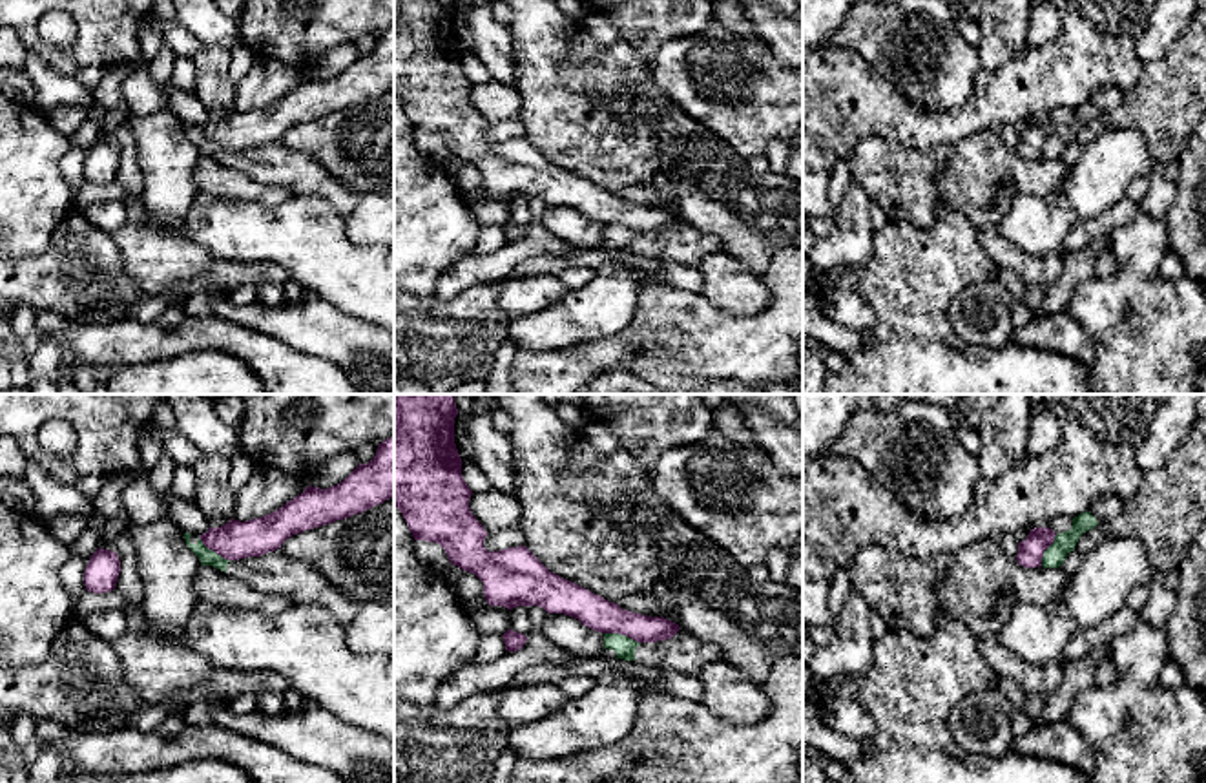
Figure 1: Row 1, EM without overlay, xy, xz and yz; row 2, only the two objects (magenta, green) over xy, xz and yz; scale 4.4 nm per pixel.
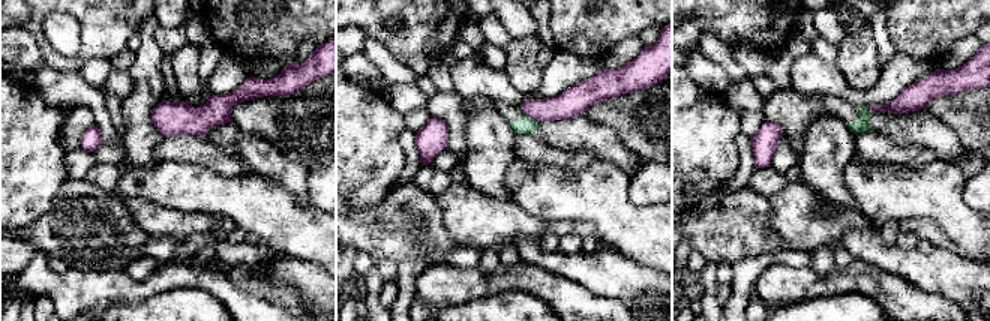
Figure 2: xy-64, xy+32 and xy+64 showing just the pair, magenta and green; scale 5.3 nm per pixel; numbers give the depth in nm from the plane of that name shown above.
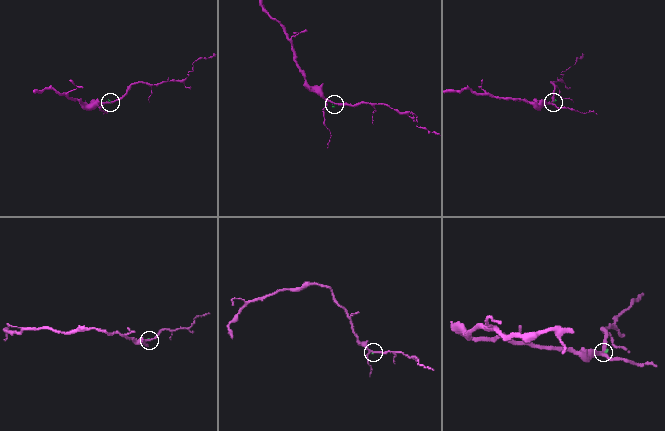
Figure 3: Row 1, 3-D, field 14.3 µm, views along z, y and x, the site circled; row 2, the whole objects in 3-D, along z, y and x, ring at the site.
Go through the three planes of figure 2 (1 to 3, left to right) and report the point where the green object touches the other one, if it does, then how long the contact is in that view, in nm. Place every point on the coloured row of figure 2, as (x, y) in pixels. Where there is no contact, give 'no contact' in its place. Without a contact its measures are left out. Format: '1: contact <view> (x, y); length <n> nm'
1: no contact
2: contact xy+32 (528, 116); length 140 nm
3: contact xy+64 (869, 108); length 40 nm

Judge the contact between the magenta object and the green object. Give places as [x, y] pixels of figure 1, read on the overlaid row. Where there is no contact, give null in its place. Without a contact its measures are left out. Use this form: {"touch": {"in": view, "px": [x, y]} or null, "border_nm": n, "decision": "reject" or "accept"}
{"touch": {"in": "xy", "px": [214, 550]}, "border_nm": 190, "decision": "reject"}

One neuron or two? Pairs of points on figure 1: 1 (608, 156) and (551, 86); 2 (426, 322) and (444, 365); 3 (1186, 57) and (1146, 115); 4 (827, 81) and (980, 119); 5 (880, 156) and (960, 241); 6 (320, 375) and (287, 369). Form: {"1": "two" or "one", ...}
{"1": "one", "2": "one", "3": "one", "4": "one", "5": "two", "6": "one"}

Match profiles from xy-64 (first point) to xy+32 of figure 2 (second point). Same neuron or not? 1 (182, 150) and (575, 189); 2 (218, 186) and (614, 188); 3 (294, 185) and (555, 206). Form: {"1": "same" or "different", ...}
{"1": "different", "2": "same", "3": "different"}

